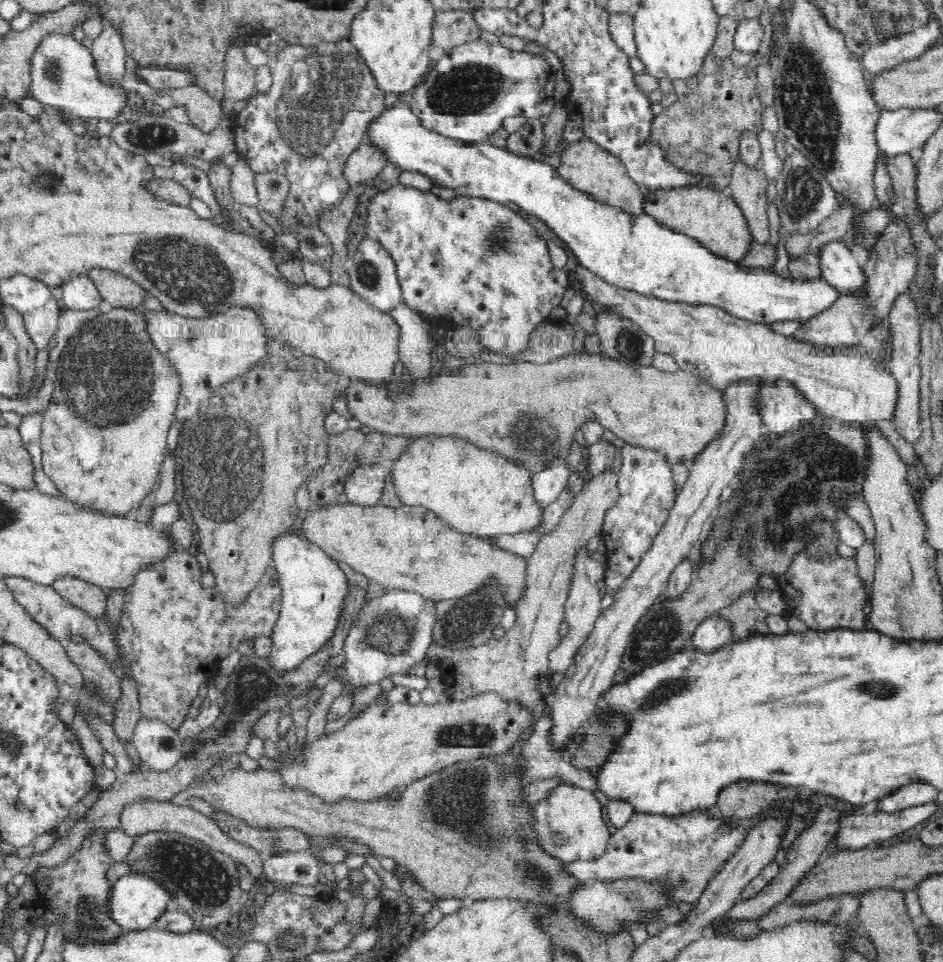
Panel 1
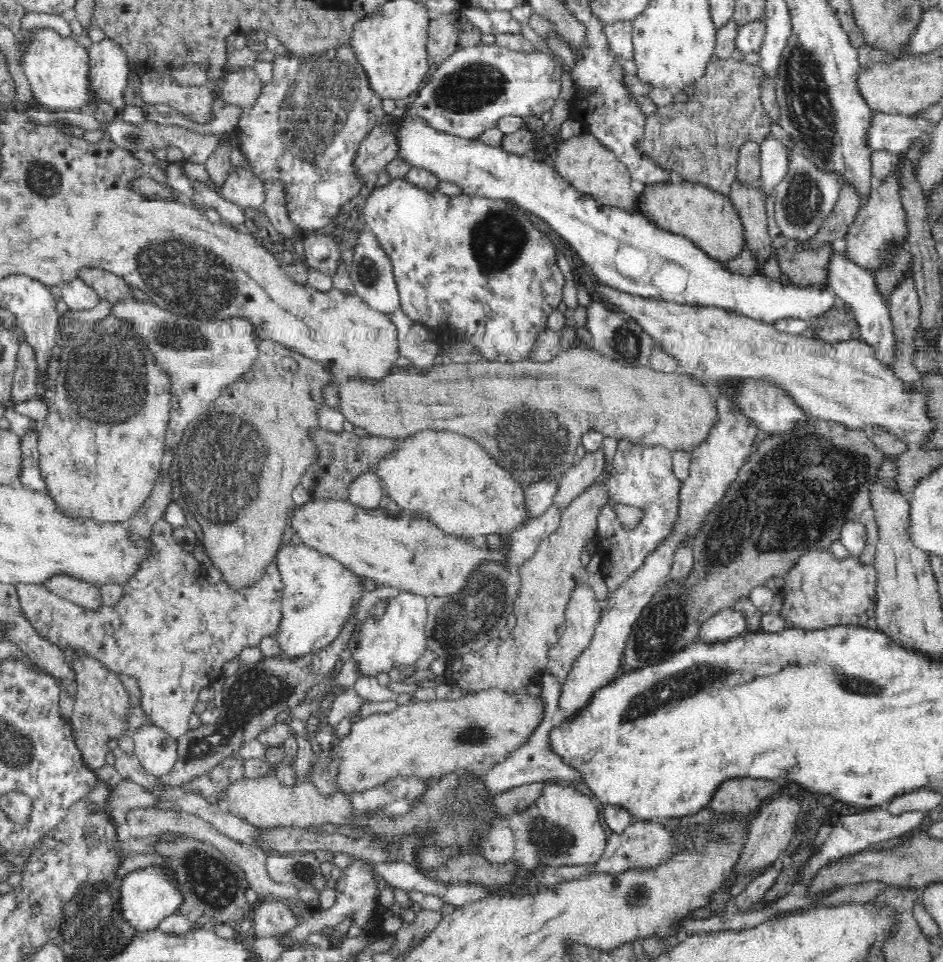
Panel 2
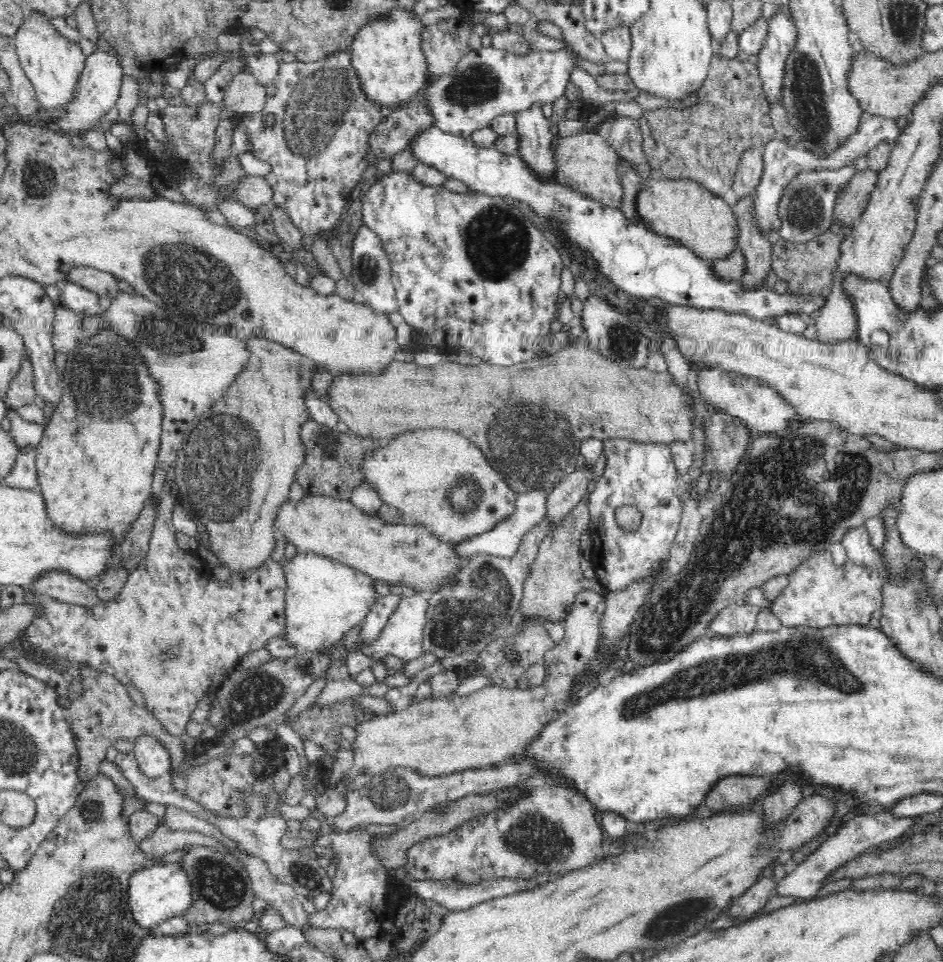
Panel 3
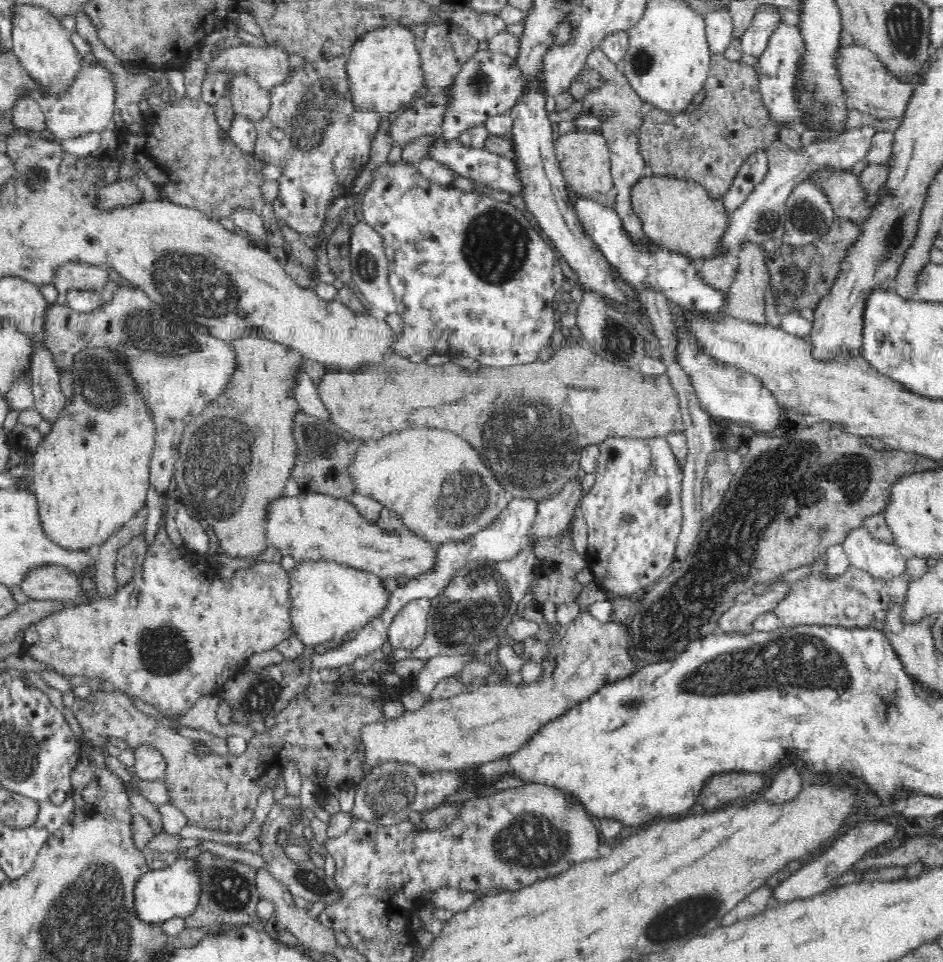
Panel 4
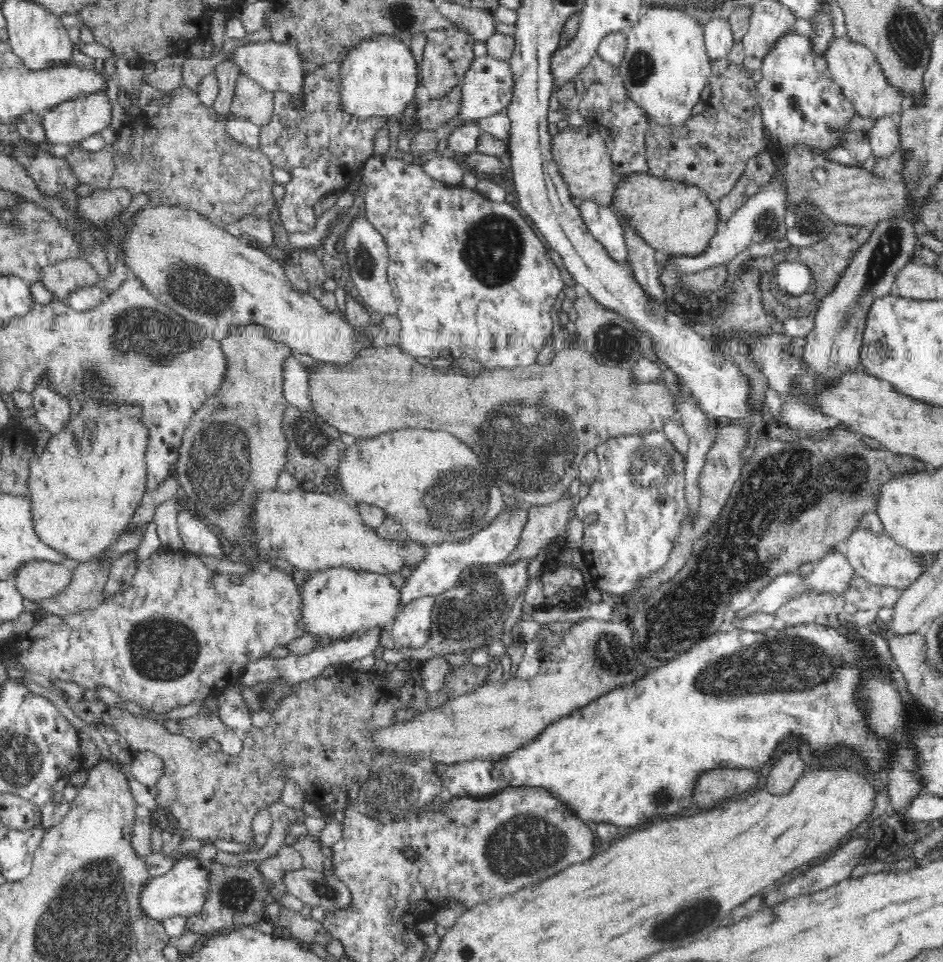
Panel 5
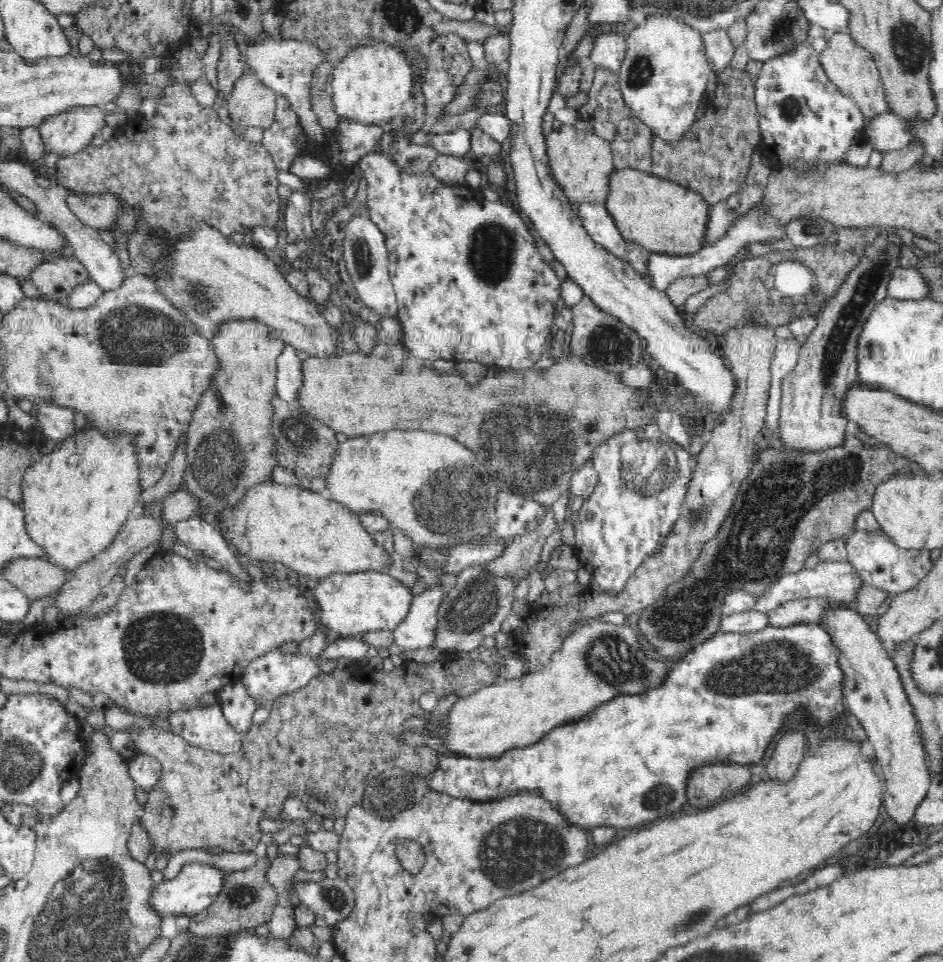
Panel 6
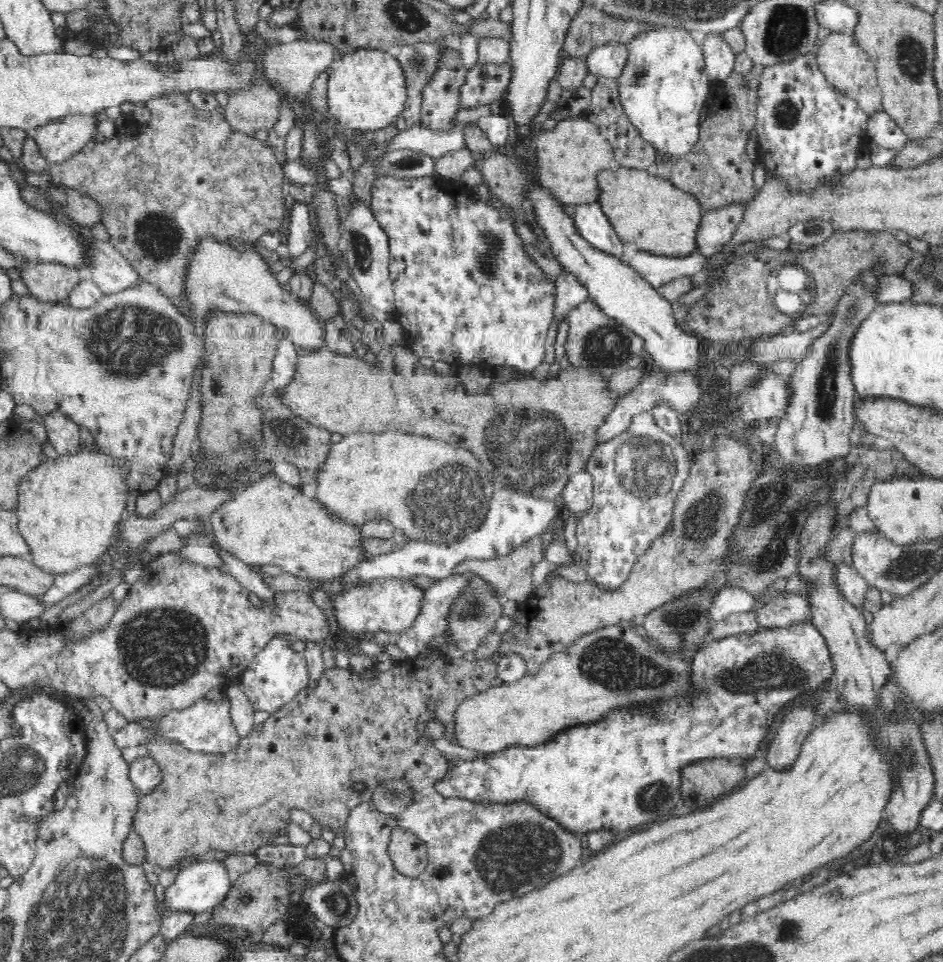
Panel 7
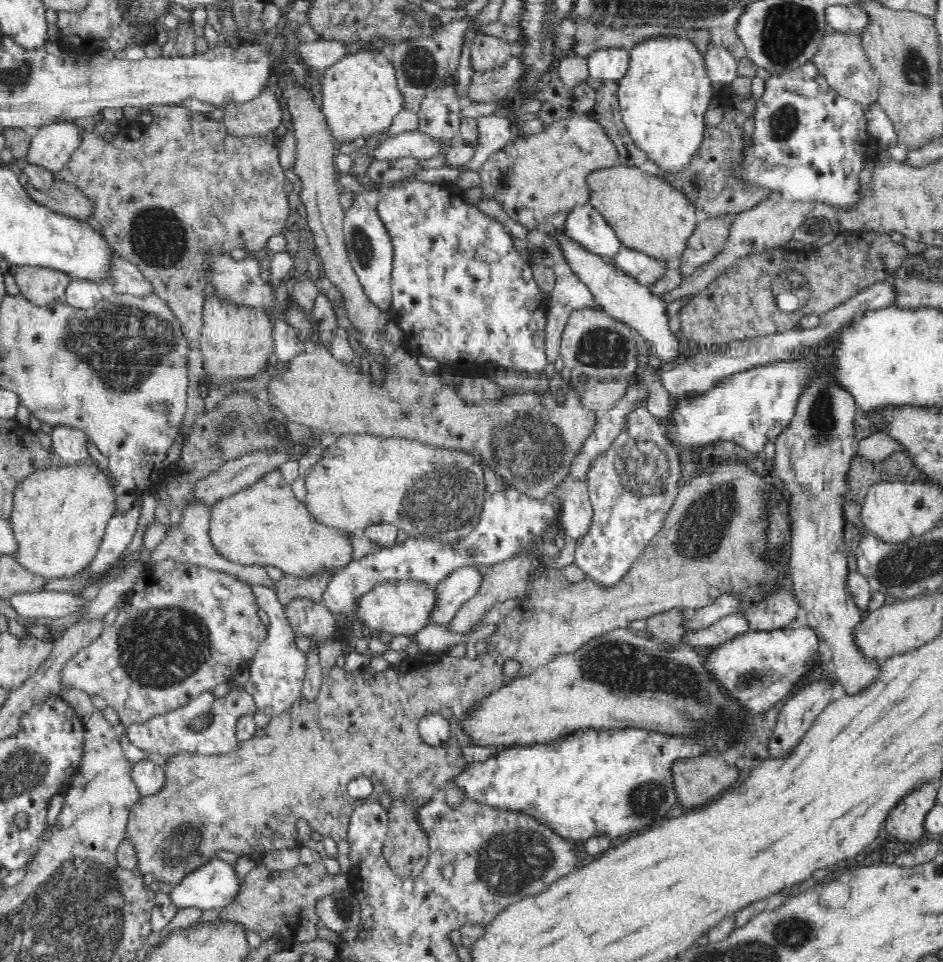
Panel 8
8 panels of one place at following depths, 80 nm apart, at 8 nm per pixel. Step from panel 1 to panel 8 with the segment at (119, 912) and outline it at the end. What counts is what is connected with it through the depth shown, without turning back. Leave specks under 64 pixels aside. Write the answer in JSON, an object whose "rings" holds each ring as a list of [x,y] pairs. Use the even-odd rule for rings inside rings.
{"rings":[[[212,857],[211,859],[205,859],[202,866],[188,872],[176,886],[173,886],[170,890],[169,899],[172,900],[176,909],[196,908],[202,912],[210,909],[219,910],[236,898],[242,883],[243,879],[238,878],[235,866],[218,857]]]}

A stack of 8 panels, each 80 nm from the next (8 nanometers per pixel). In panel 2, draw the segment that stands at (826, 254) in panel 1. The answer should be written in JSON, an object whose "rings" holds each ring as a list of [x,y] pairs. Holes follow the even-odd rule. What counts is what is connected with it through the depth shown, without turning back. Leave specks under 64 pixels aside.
{"rings":[[[834,250],[828,264],[826,264],[827,285],[836,293],[838,301],[852,307],[856,321],[860,323],[862,340],[874,347],[877,360],[890,367],[894,360],[894,337],[892,323],[890,322],[889,307],[887,302],[877,294],[875,282],[870,270],[860,267],[856,261],[850,259],[848,251],[837,252]]]}

